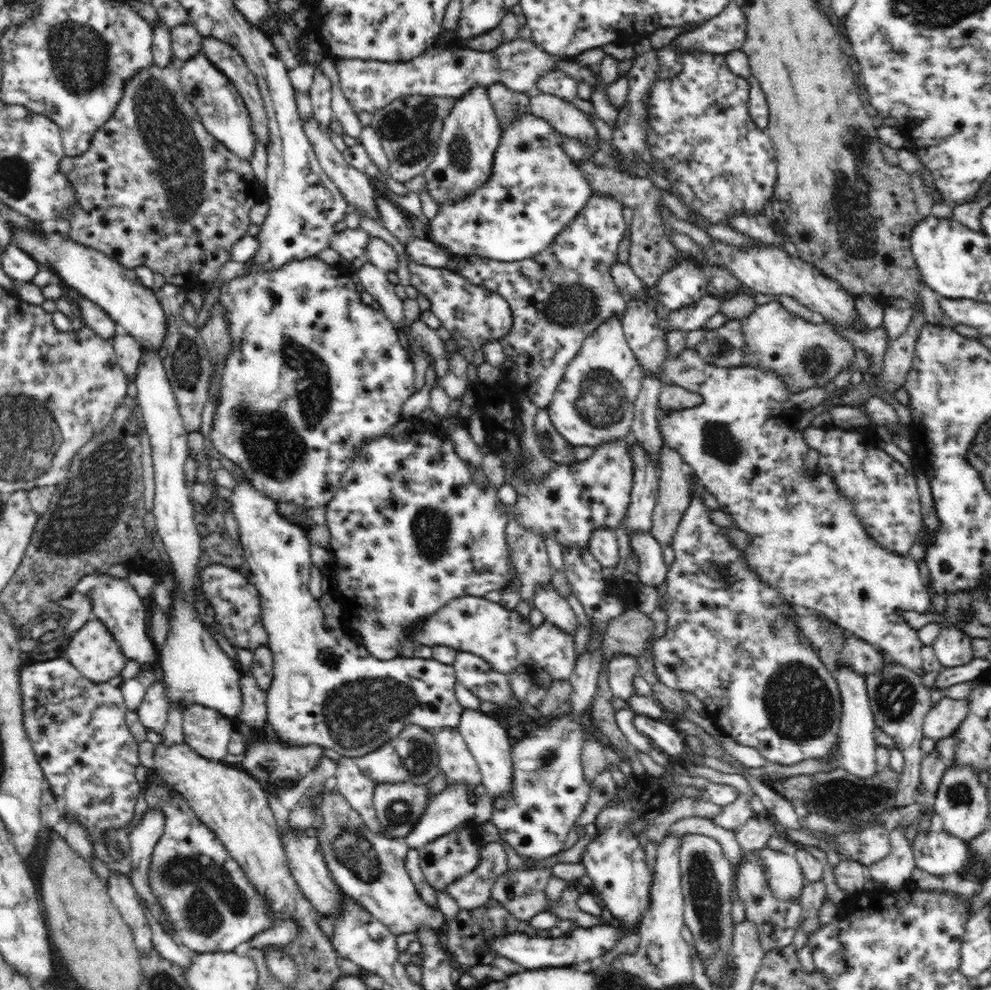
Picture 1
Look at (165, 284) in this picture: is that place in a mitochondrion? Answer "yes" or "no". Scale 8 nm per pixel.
no

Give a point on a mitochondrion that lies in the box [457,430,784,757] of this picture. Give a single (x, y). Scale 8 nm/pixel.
(490, 685)

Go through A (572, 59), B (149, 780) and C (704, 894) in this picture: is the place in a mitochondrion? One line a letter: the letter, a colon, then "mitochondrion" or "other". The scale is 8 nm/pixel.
A: other
B: other
C: mitochondrion

